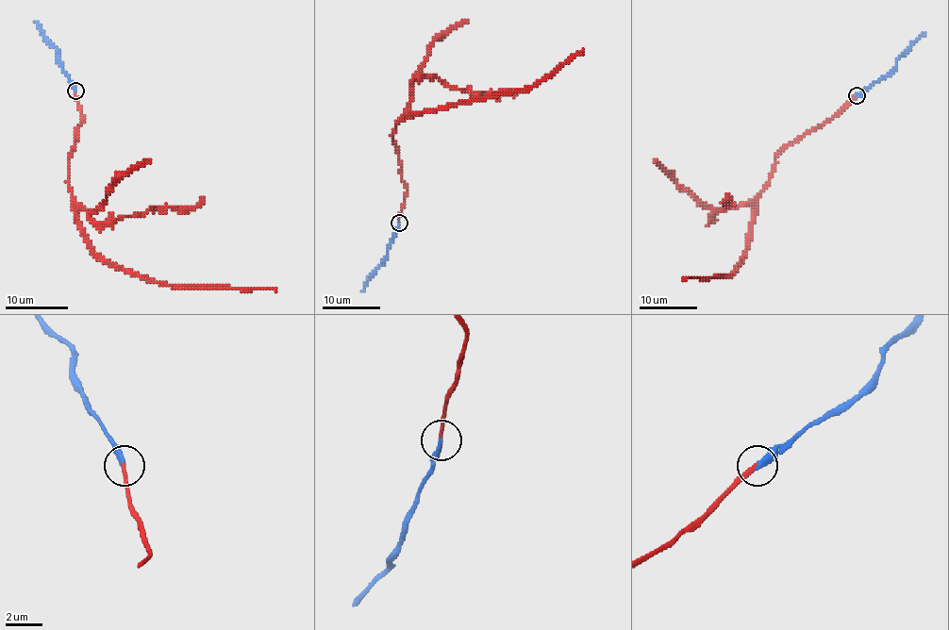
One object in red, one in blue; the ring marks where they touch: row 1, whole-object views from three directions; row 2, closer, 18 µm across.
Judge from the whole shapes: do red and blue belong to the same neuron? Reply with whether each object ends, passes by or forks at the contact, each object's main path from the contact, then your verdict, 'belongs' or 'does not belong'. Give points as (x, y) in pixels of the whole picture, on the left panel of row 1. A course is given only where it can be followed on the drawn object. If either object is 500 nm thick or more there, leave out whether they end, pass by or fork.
red ends; blue ends; course red (75, 90), (84, 121), (68, 158), (68, 184), (87, 243), (106, 261), (156, 281), (276, 288); course blue (75, 90), (60, 65), (58, 51), (44, 37), (37, 21); belongs

